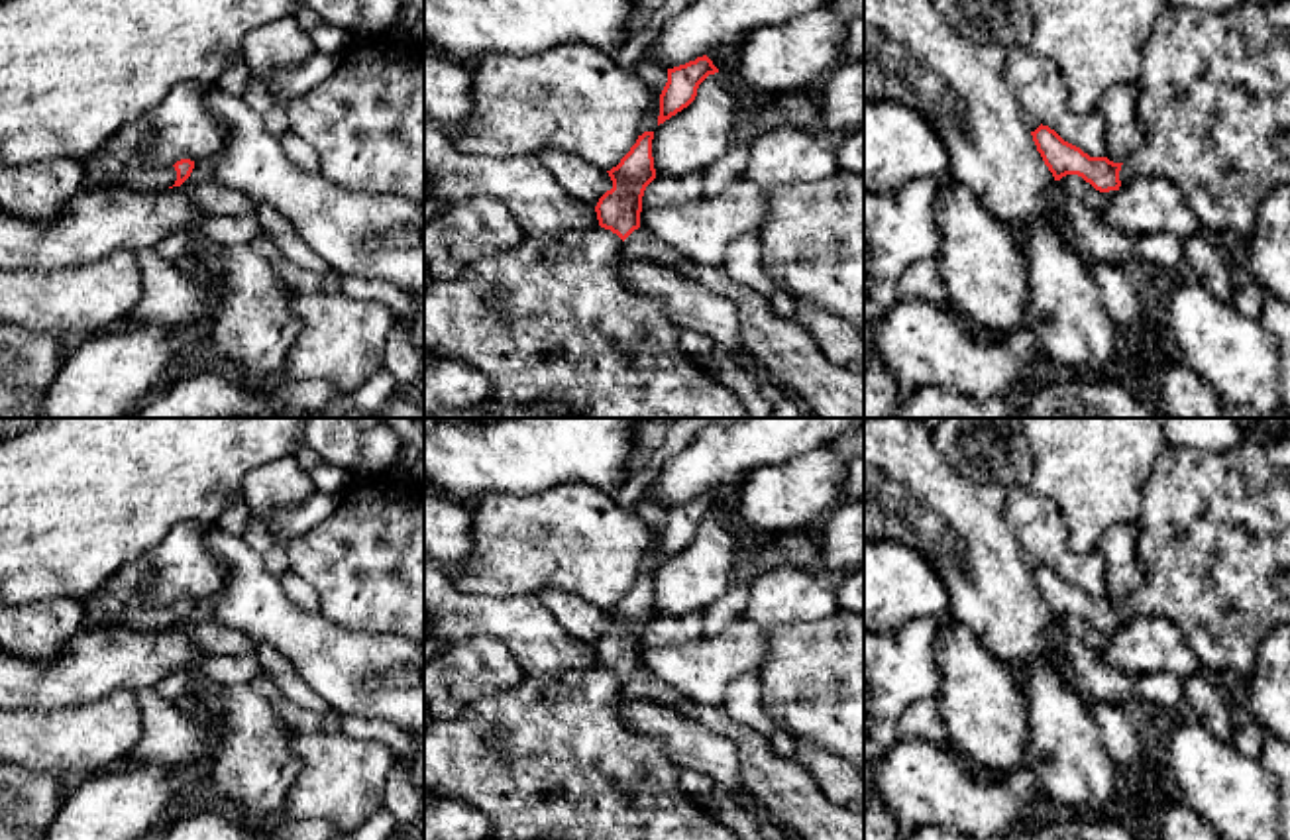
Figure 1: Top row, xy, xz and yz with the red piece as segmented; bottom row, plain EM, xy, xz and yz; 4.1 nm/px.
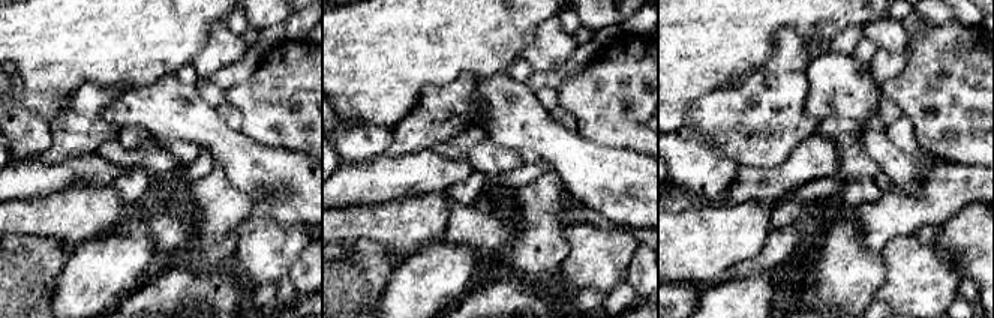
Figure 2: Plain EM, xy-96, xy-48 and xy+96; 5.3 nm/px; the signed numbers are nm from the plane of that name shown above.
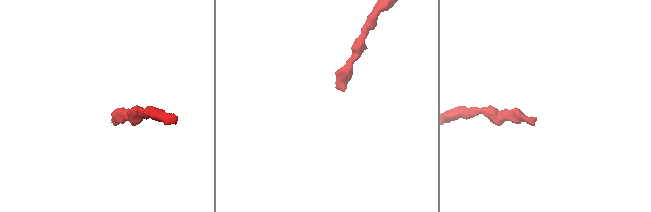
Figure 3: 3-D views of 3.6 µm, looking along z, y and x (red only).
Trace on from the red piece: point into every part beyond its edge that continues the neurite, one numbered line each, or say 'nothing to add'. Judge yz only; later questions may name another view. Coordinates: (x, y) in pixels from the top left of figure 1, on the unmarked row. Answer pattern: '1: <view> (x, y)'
1: yz (1214, 544)

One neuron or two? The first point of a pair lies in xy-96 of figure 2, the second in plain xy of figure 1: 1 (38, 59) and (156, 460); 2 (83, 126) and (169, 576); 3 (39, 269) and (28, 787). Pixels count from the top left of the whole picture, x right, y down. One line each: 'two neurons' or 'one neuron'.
1: one neuron
2: one neuron
3: one neuron

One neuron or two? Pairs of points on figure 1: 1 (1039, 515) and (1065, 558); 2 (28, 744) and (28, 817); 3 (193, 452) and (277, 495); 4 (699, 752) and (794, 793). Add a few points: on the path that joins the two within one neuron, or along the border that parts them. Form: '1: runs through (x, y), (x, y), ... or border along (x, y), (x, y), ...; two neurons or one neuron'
1: runs through (1039, 524), (1039, 530), (1055, 548); one neuron
2: border along (20, 766), (52, 774), (69, 786); two neurons
3: border along (287, 456), (256, 468), (244, 479), (242, 491); two neurons
4: border along (709, 731), (735, 746), (741, 786), (758, 805); two neurons

